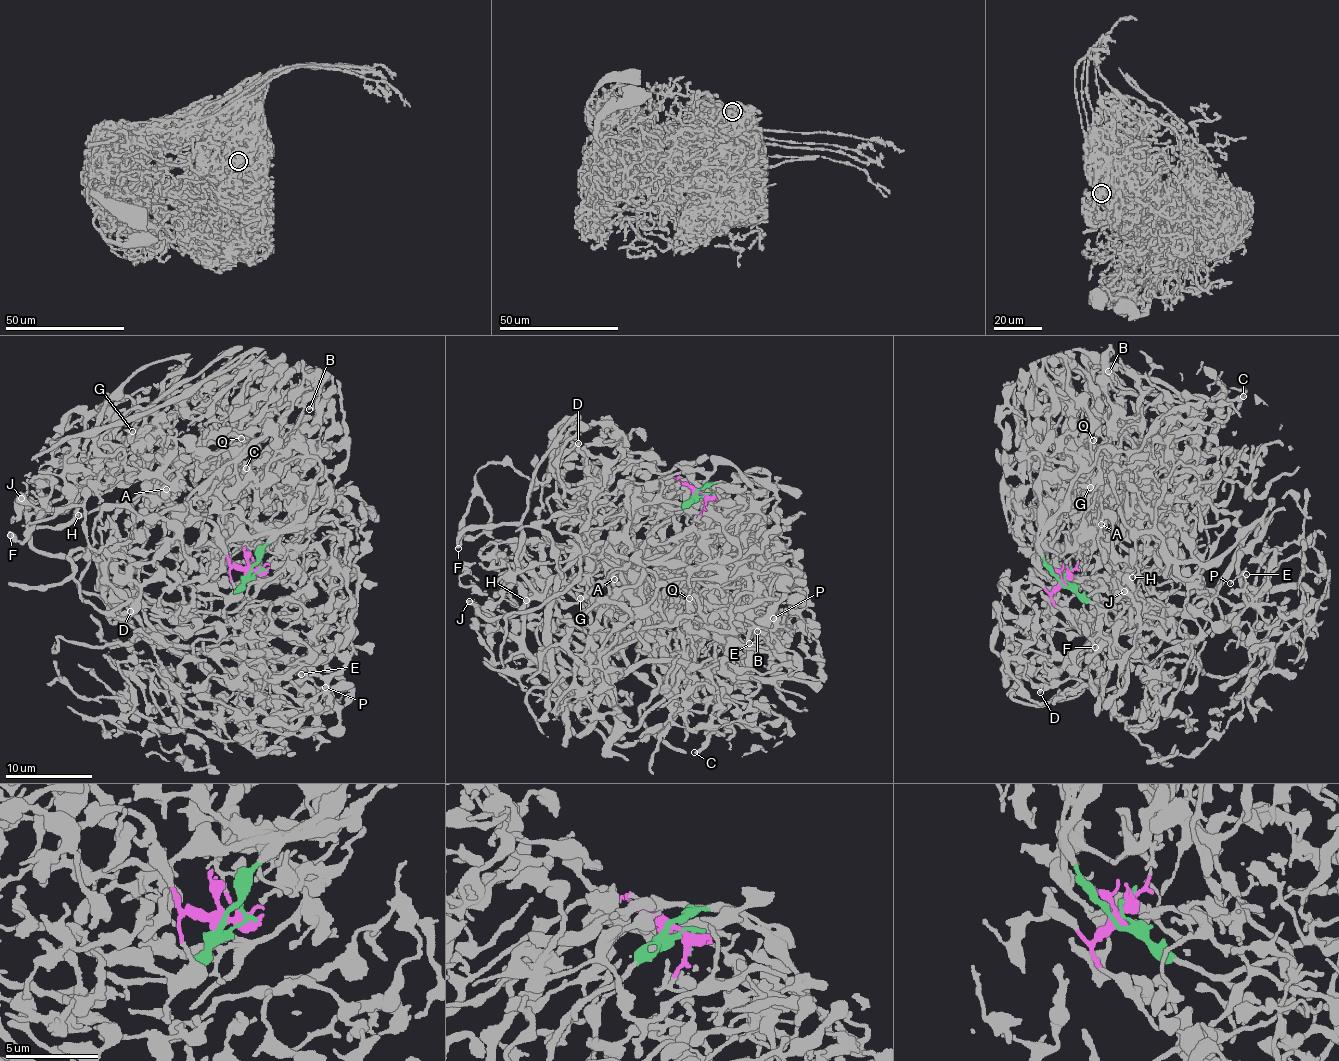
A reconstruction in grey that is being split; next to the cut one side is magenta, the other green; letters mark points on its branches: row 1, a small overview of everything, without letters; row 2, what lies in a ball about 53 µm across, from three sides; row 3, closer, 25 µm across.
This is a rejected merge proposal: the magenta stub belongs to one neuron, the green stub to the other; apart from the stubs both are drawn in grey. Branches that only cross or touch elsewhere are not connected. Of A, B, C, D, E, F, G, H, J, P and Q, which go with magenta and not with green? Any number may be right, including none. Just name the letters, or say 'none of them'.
A, D, F, G, H, J

